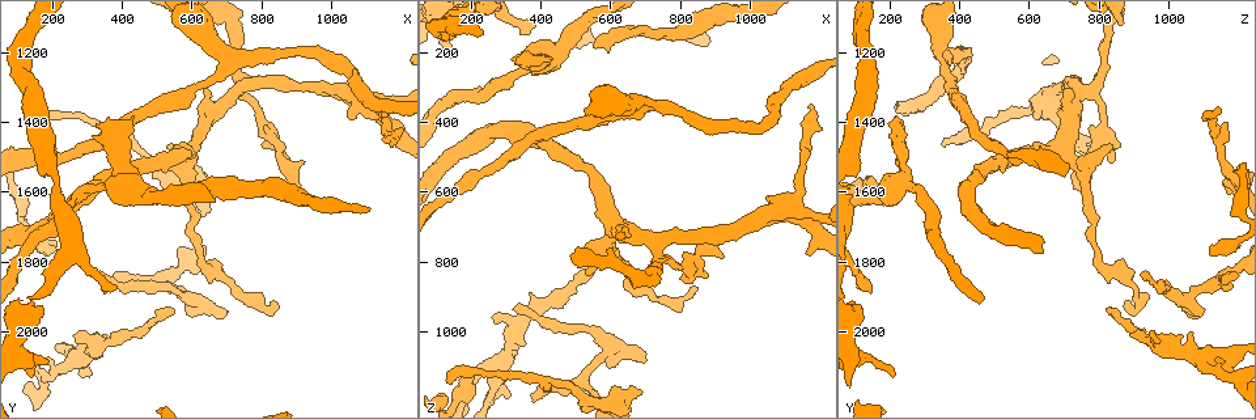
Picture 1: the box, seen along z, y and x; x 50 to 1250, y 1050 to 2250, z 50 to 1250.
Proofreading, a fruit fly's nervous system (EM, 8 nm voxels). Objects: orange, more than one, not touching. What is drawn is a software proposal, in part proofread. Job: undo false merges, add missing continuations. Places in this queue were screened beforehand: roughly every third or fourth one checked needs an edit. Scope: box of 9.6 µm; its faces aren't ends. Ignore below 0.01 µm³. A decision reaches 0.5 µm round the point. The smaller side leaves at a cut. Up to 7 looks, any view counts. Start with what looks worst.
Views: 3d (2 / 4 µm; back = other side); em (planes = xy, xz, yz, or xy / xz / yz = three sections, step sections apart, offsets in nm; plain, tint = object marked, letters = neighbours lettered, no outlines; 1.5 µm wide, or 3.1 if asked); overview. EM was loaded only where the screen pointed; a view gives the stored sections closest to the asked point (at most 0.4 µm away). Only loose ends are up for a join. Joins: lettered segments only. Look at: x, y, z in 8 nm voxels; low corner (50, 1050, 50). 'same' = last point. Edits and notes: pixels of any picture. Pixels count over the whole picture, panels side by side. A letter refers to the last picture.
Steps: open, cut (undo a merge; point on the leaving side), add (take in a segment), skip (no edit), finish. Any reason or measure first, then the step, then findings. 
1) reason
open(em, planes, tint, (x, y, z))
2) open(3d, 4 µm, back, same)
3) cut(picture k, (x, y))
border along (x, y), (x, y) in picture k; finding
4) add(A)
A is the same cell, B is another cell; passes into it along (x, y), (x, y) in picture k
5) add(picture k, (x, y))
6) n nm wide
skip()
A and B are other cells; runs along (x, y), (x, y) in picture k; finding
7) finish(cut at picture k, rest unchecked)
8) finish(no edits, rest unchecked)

branch stops here
open(3d, 4 µm, (330, 1850, 940))

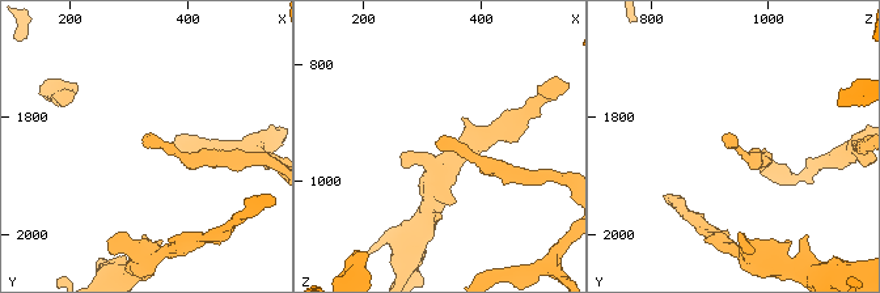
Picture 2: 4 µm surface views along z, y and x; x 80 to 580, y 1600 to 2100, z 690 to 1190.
need the tissue
open(em, xy, step 8, letters, (325, 1840, 940))

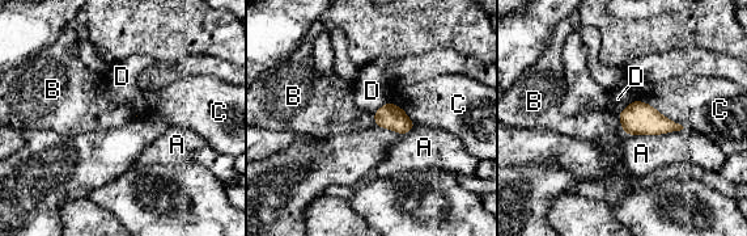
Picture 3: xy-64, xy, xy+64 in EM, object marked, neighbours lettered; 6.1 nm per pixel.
skip()
A, B, C and D are other cells; border along (616, 114), (622, 127) in picture 3; no lettered segment goes on from it

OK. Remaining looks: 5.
long arm stops here
open(3d, 2 µm, (1170, 1470, 350))

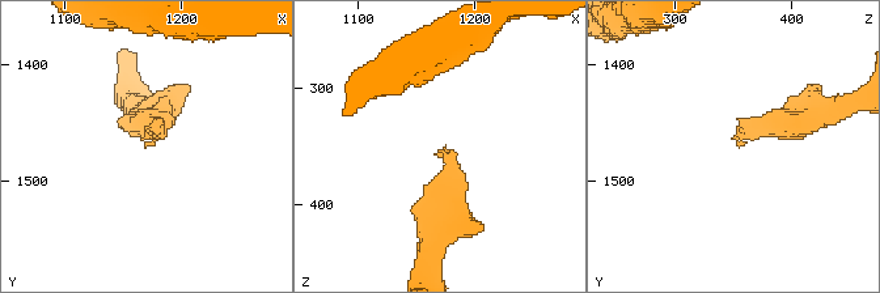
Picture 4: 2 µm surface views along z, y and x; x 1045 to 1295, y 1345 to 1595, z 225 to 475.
shape alone is not enough
open(em, planes, letters, (1172, 1466, 354))

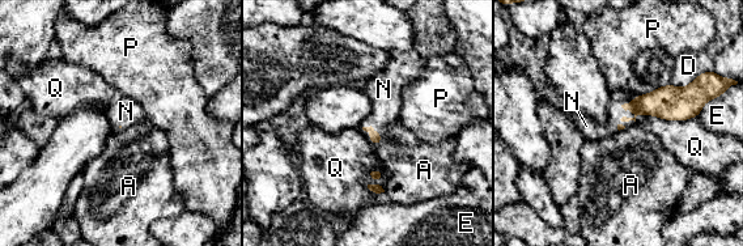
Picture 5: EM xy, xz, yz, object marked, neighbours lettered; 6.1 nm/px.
add(N)
N is the same cell, A, D, E, P and Q are other cells; passes into it along (669, 102), (635, 114), (615, 111) in picture 5; it goes on there

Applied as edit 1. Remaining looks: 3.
finish(add at picture 5, rest unchecked)

